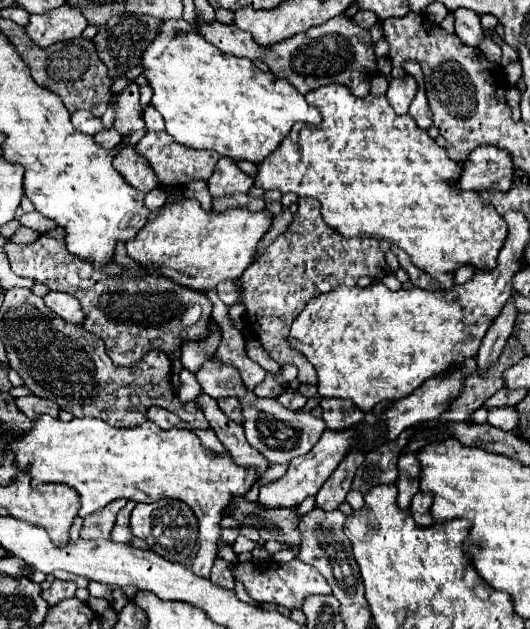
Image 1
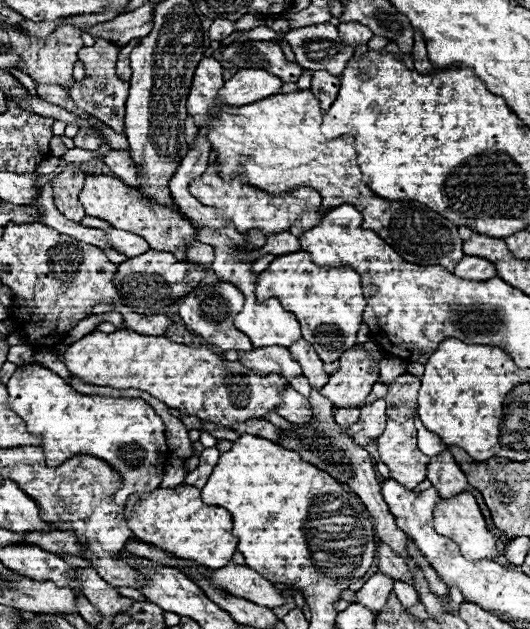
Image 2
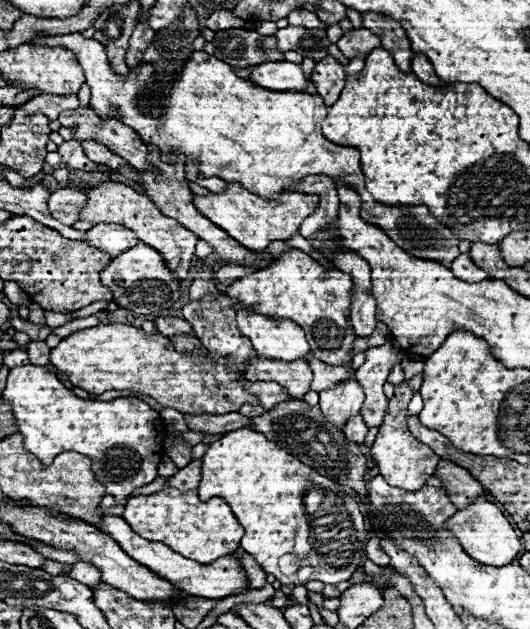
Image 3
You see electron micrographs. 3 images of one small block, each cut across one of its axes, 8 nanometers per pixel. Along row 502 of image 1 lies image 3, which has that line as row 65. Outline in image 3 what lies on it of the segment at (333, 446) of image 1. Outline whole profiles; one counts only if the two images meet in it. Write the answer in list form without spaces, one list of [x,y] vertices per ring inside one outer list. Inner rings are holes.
[[[266,62],[256,66],[250,76],[252,84],[258,88],[268,88],[272,92],[304,92],[304,88],[310,84],[310,80],[302,74],[300,64],[292,62]]]

